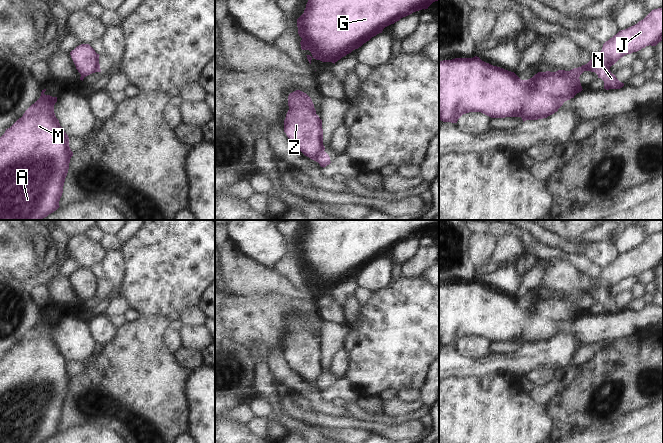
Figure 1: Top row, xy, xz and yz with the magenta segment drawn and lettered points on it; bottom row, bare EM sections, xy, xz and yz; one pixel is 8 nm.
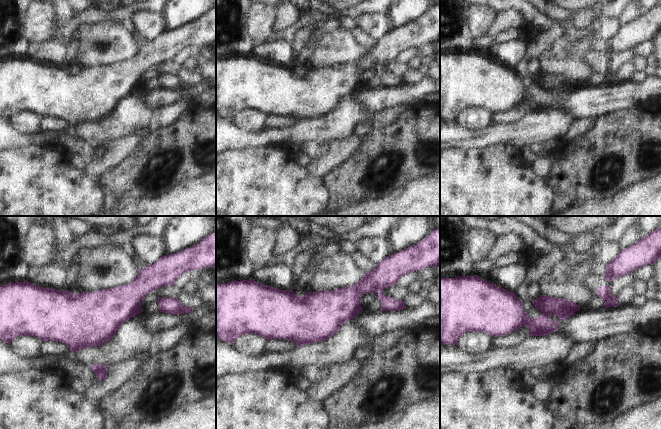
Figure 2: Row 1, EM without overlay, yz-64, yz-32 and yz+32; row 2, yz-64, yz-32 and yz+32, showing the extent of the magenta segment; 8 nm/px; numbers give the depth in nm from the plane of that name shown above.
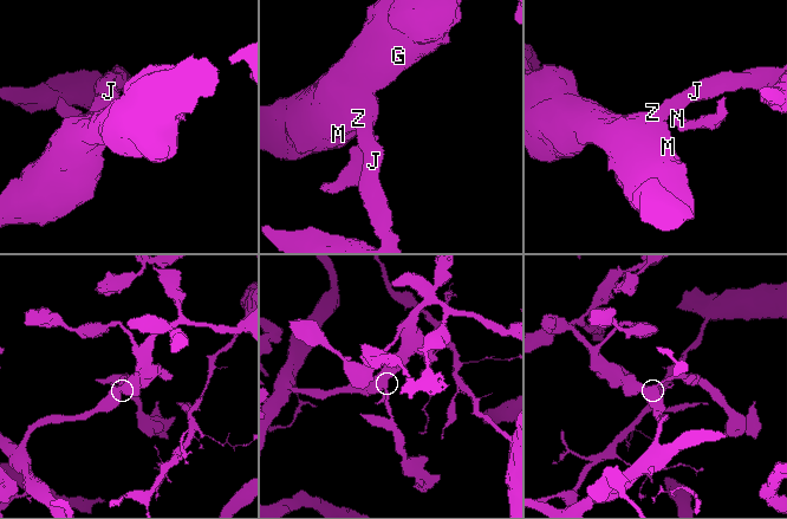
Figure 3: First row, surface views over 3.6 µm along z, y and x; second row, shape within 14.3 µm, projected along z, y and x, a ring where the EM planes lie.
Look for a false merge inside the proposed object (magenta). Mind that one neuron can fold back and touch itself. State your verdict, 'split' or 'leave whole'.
split

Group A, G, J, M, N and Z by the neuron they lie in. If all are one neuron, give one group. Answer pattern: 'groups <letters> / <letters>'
groups A G J M Z / N

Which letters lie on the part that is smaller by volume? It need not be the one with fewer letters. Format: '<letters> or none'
N

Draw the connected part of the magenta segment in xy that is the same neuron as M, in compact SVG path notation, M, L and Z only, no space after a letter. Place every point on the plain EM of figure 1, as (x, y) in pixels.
M46 313L42 314L40 322L0 361L0 443L43 443L60 431L59 425L63 417L63 410L73 376L69 371L69 361L60 350L59 344L54 337L57 321L45 319L45 315Z

